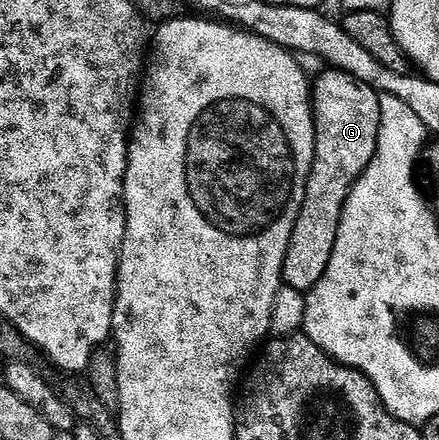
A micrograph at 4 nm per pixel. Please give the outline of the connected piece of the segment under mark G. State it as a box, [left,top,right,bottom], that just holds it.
[284,70,380,293]

